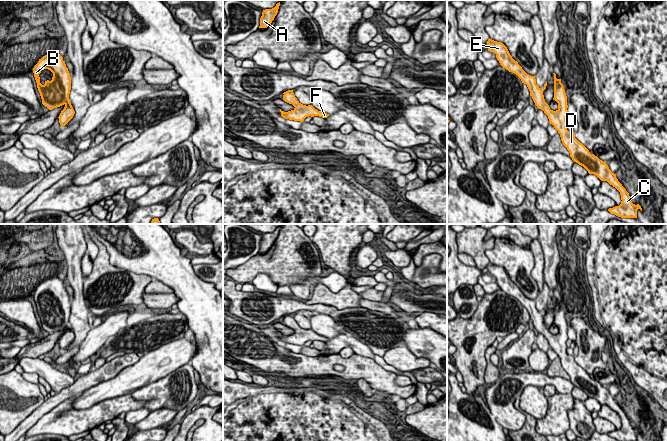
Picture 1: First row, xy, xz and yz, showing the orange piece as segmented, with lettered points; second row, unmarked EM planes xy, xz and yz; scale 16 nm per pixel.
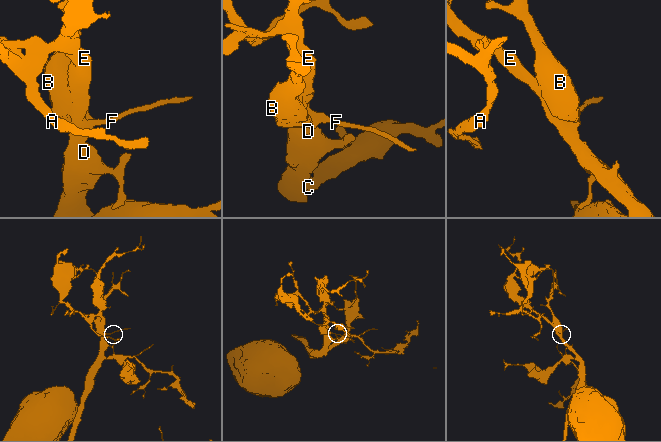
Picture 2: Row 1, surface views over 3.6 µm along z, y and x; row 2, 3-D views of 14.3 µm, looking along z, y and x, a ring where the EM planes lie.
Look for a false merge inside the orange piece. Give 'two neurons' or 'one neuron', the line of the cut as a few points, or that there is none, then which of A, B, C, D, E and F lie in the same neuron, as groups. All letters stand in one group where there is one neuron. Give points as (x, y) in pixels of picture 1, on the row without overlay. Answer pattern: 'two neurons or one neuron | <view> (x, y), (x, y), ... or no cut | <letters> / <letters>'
one neuron | no cut | A B C D E F

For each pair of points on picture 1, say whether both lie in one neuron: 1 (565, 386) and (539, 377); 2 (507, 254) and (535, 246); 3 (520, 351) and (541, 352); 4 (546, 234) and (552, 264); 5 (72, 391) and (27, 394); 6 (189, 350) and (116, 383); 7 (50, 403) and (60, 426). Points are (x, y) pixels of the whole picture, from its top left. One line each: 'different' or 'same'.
1: same
2: different
3: different
4: same
5: different
6: same
7: different

